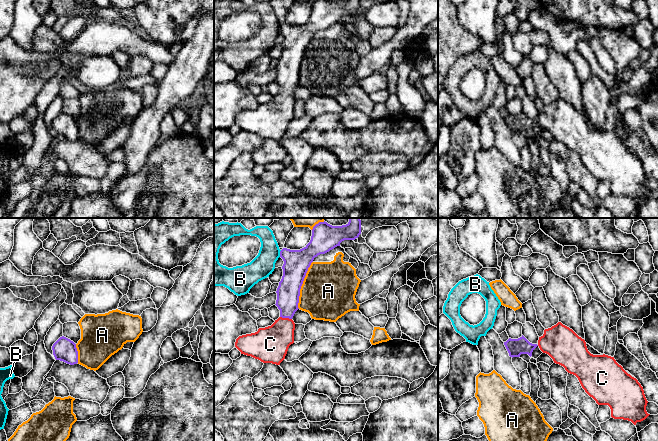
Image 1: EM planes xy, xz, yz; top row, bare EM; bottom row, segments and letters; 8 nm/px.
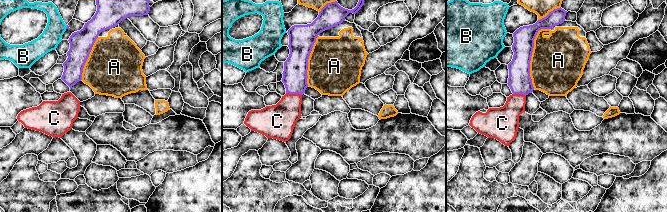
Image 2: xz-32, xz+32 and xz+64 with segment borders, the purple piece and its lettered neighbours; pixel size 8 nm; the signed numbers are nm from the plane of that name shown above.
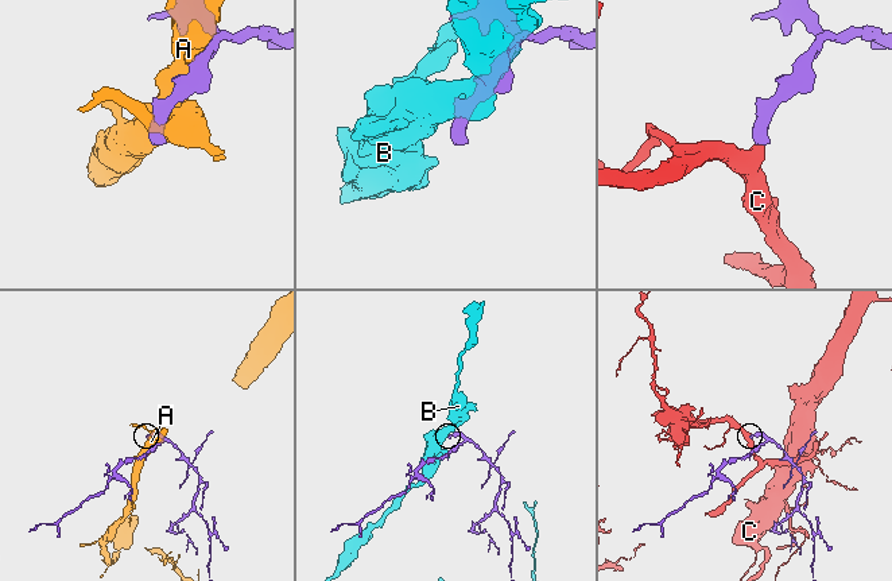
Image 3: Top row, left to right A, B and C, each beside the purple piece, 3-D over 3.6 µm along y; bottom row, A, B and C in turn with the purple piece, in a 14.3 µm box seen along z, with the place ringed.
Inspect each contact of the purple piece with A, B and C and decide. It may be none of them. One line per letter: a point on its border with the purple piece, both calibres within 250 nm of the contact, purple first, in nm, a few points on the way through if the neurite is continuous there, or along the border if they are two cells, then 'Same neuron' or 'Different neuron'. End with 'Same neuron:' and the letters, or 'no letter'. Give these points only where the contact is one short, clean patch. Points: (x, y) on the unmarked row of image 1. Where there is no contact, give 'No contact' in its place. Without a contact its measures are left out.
A: Touches purple at xz (301, 61). Thickness 200 nm (purple) against 440 nm. Different neuron
B: Touches purple at xz (280, 29). Thickness 200 nm (purple) against 180 nm. Different neuron
C: Touches purple at xz (286, 93). Thickness 190 nm (purple) against 280 nm. Path across: xz (288, 68), (286, 93), (281, 109), (271, 119). Same neuron
Same neuron: C

